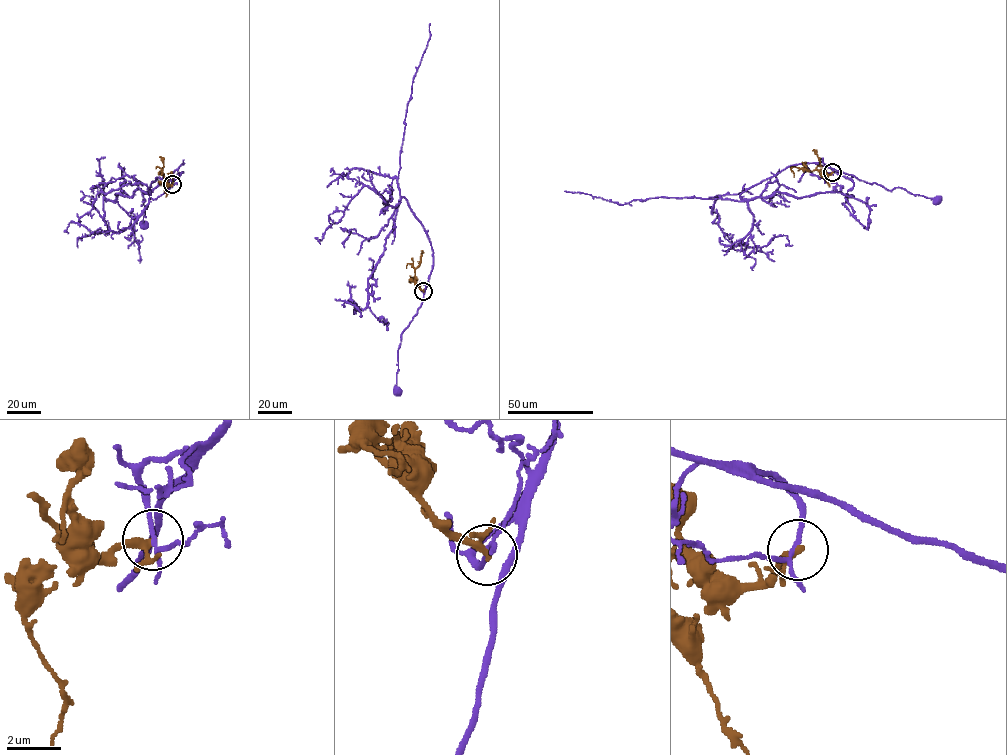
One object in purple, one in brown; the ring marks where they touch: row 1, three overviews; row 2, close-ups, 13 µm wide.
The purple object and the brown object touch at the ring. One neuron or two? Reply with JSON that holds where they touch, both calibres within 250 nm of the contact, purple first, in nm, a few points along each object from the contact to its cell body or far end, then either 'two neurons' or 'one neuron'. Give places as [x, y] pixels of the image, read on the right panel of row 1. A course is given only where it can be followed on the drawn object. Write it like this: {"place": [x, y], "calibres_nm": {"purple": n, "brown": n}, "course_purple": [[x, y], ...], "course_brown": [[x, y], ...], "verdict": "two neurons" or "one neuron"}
{"place": [832, 172], "calibres_nm": {"purple": 110, "brown": 200}, "course_purple": [[832, 172], [829, 167], [889, 190], [902, 188], [937, 200]], "course_brown": [[832, 172], [829, 174], [793, 166], [790, 169], [793, 177]], "verdict": "two neurons"}

